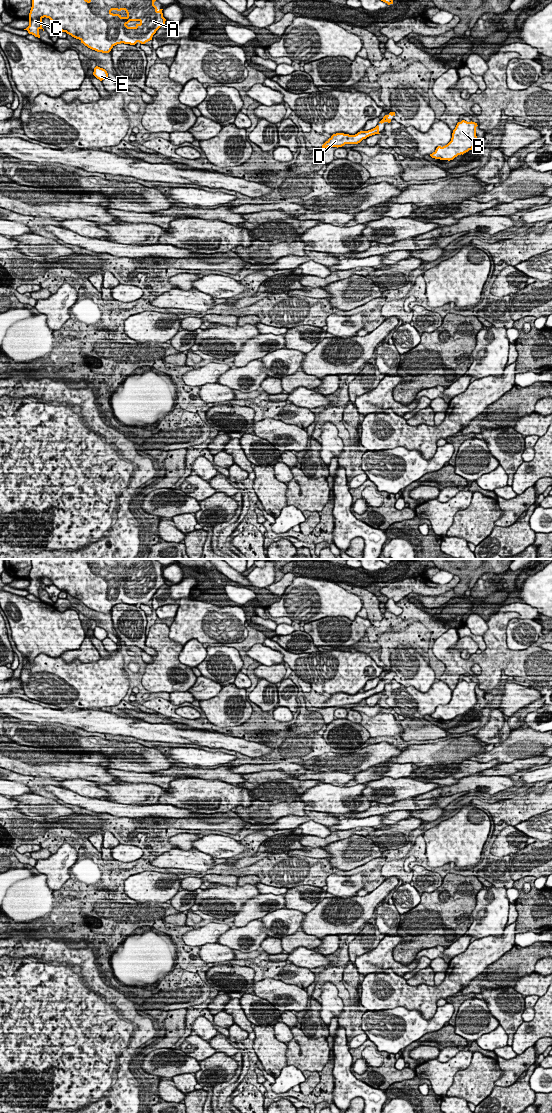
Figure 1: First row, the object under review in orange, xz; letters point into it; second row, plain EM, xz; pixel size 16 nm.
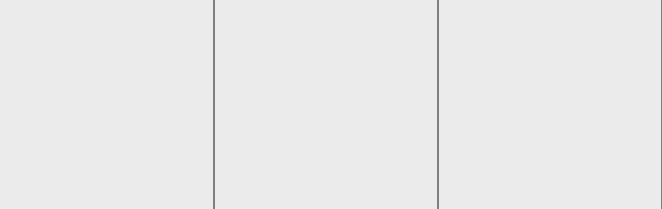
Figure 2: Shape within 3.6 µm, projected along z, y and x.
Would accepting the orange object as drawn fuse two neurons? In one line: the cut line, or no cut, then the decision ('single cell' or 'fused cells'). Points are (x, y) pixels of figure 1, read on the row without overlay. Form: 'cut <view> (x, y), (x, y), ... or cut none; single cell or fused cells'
cut none; single cell

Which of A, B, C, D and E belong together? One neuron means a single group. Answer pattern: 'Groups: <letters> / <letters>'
Groups: A B C D E

